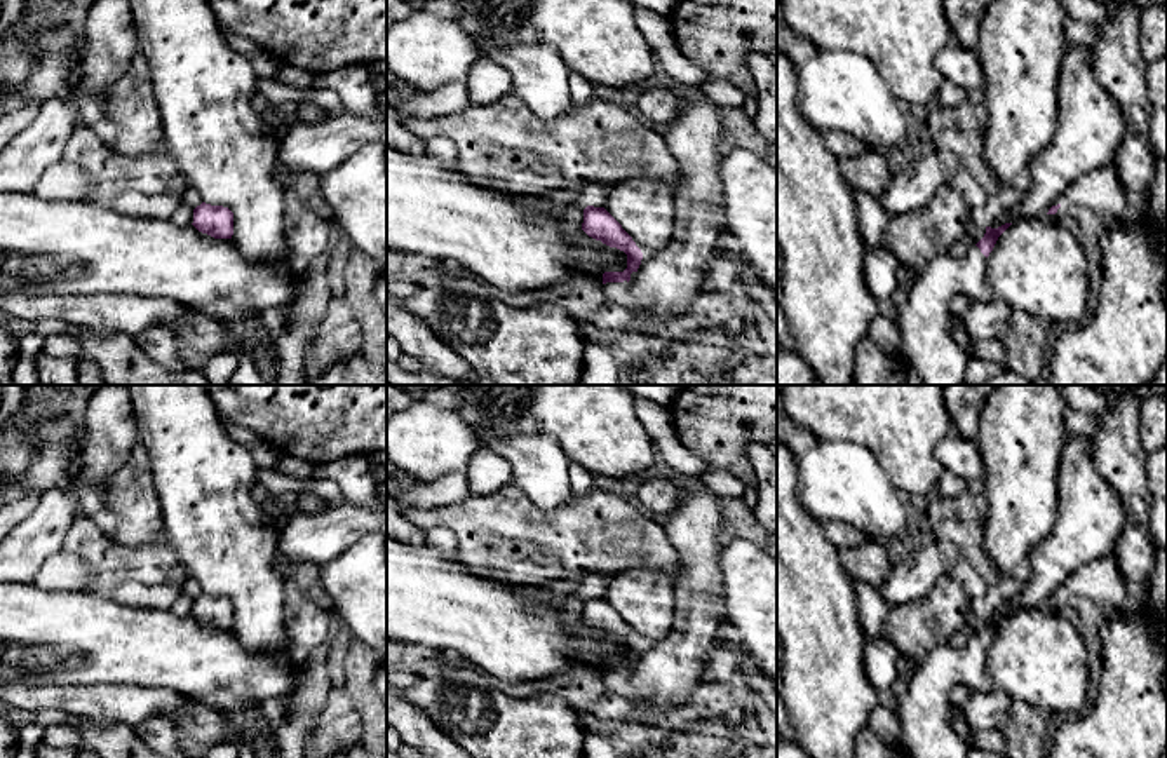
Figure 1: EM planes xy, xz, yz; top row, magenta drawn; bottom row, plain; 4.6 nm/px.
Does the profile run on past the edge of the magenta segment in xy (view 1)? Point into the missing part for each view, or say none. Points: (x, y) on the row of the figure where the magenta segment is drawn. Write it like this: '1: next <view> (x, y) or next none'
1: next none

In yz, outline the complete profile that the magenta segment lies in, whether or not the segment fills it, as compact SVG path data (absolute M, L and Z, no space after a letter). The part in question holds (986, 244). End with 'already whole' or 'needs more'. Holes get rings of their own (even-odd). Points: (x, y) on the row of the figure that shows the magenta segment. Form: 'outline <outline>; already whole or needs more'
outline M986 227L984 237L968 246L963 258L941 254L899 296L895 328L901 335L902 357L914 368L923 385L963 385L968 352L949 331L949 301L965 294L972 301L993 301L988 286L986 258L998 237L1010 227Z; needs more

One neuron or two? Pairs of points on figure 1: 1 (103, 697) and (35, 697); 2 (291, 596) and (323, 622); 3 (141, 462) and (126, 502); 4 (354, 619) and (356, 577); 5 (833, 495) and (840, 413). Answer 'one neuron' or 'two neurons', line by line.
1: one neuron
2: one neuron
3: one neuron
4: one neuron
5: two neurons

